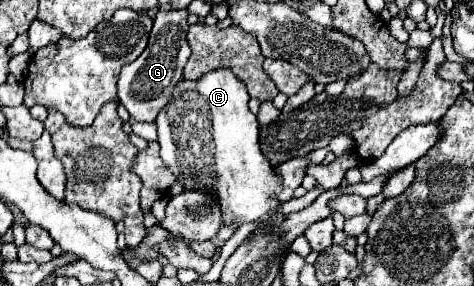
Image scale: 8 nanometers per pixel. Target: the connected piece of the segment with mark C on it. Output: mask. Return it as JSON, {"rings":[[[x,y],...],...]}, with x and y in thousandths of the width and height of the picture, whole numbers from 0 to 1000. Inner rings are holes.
{"rings":[[[464,231],[447,252],[435,252],[414,287],[380,280],[380,294],[363,315],[359,357],[338,385],[338,406],[329,413],[342,559],[354,573],[359,601],[392,650],[392,664],[443,671],[464,692],[477,790],[536,776],[549,755],[565,755],[591,713],[574,692],[582,671],[591,671],[591,615],[578,608],[578,587],[549,524],[544,420],[527,392],[523,350],[527,336],[515,308],[515,287],[502,280],[485,238]]]}

